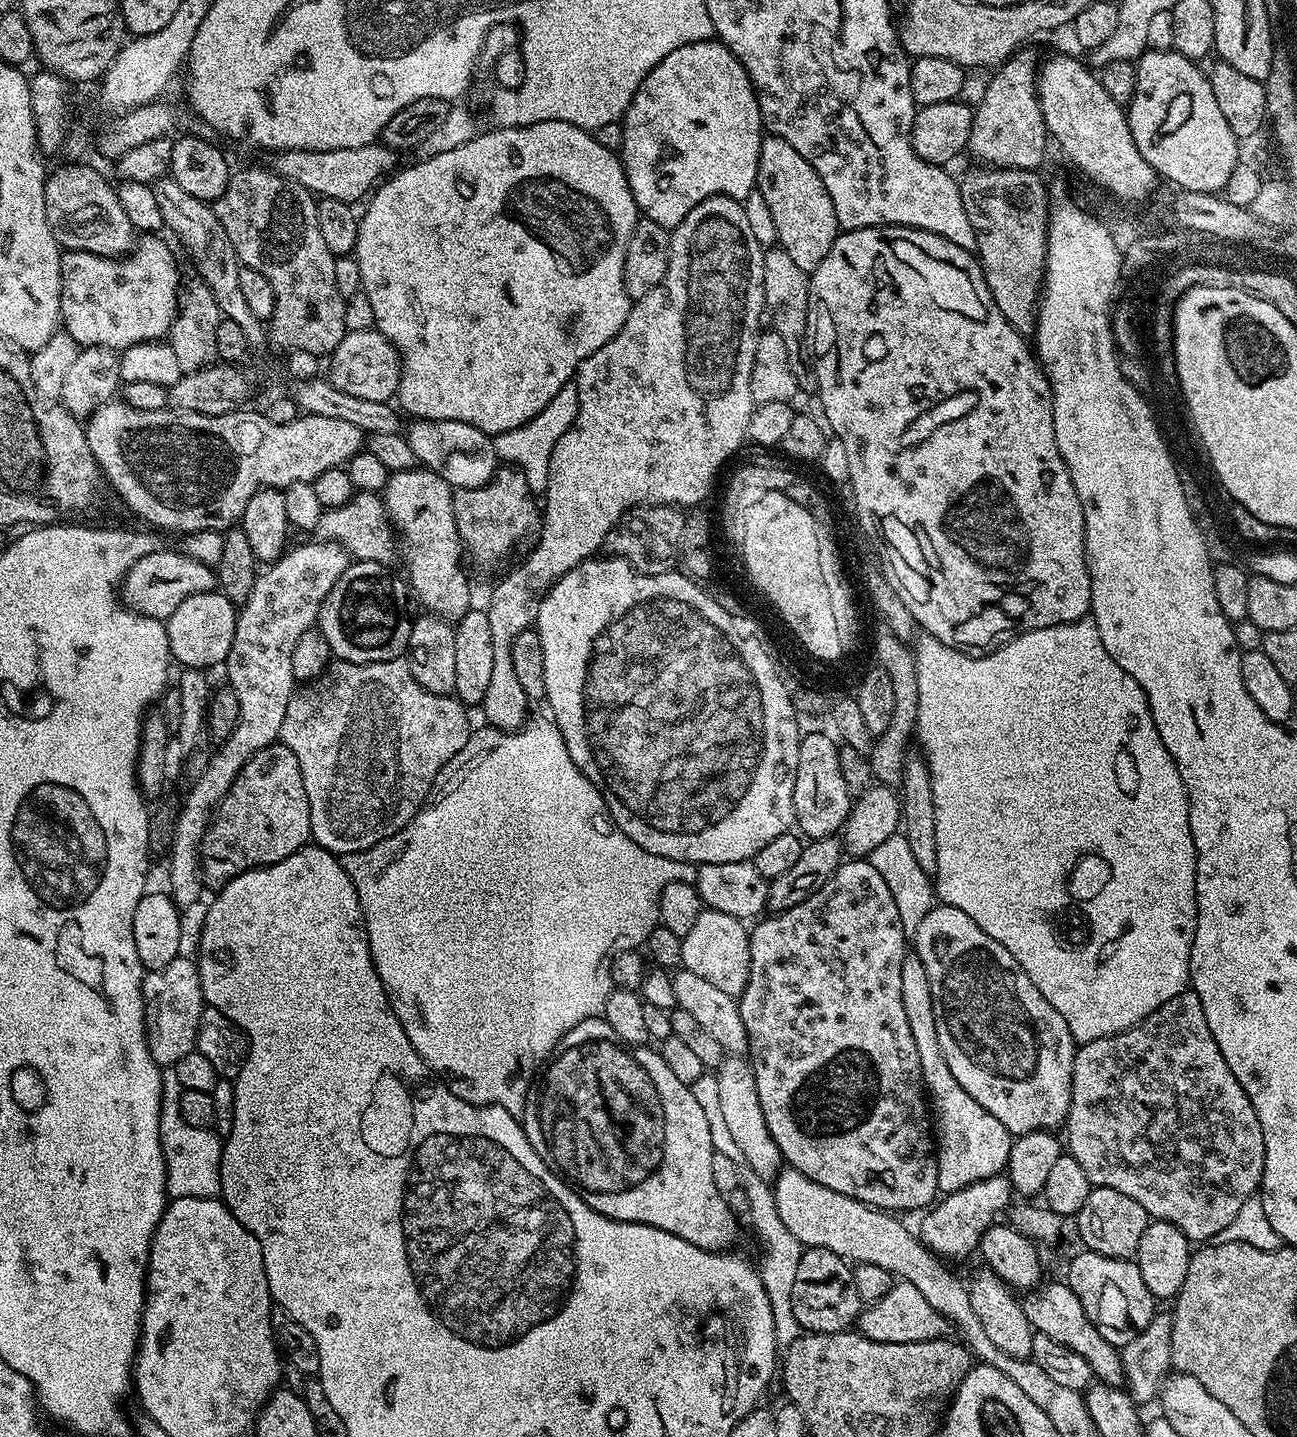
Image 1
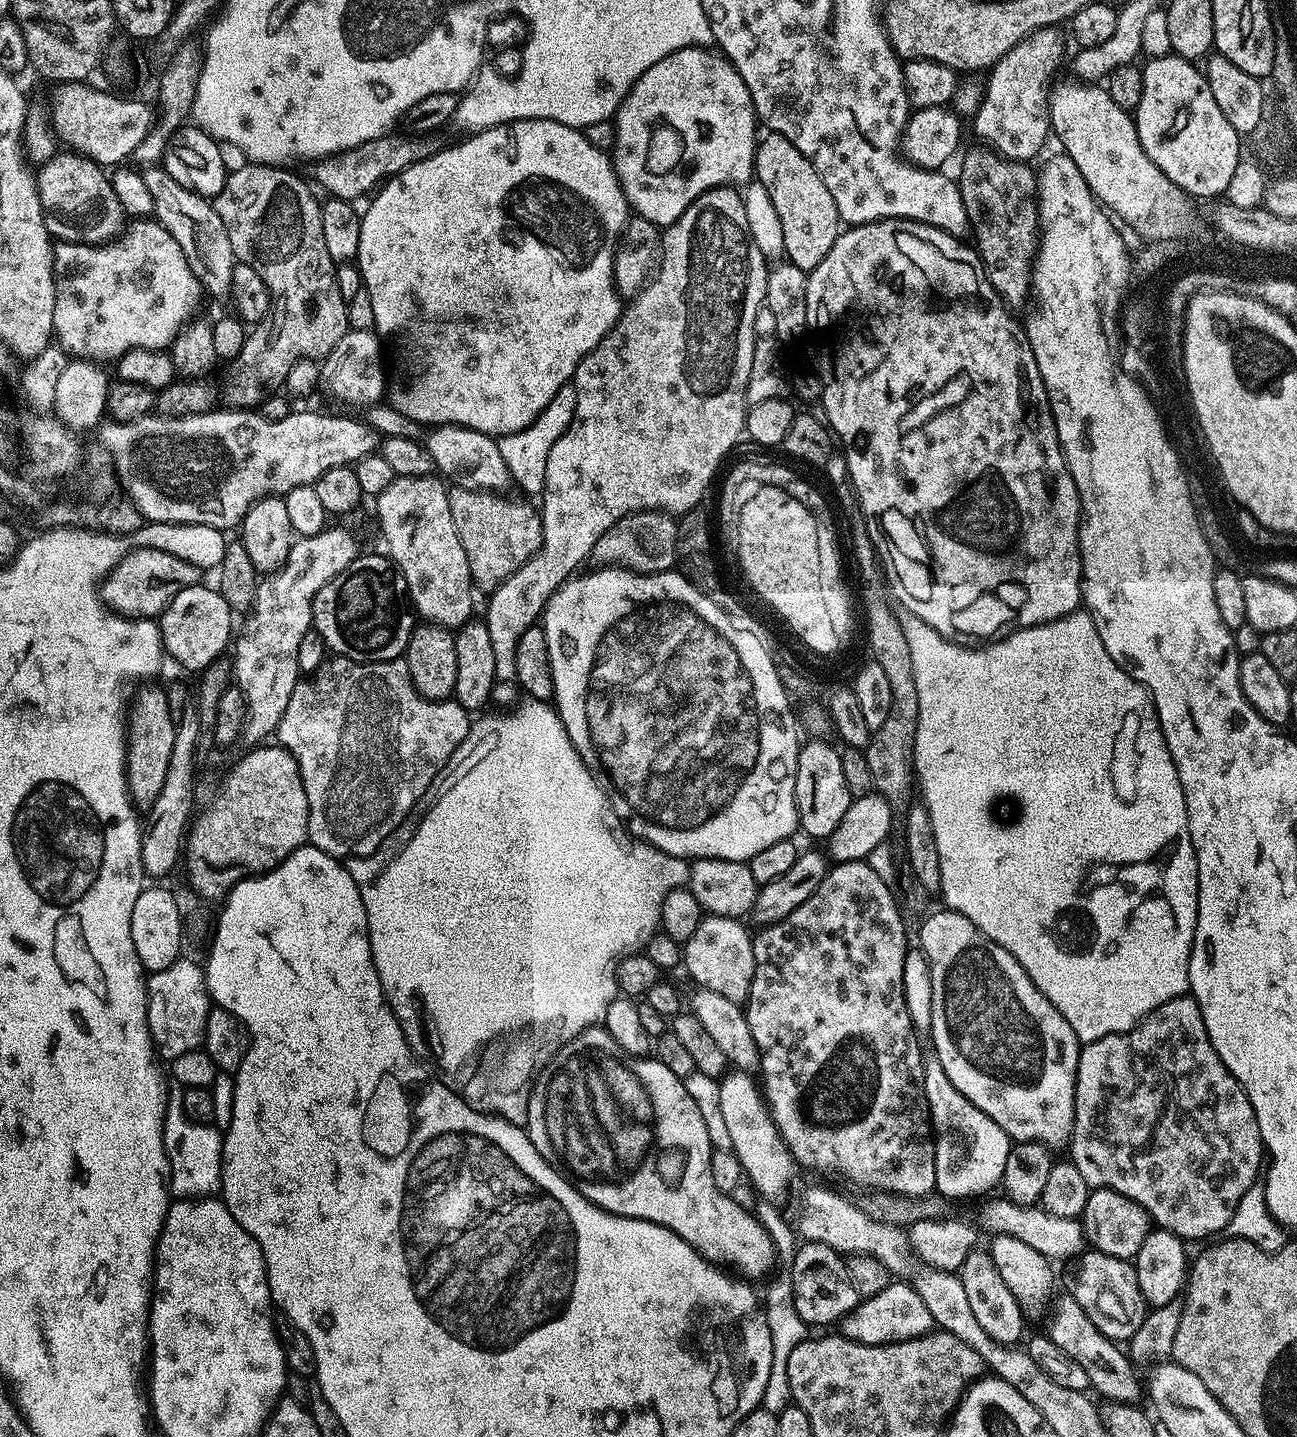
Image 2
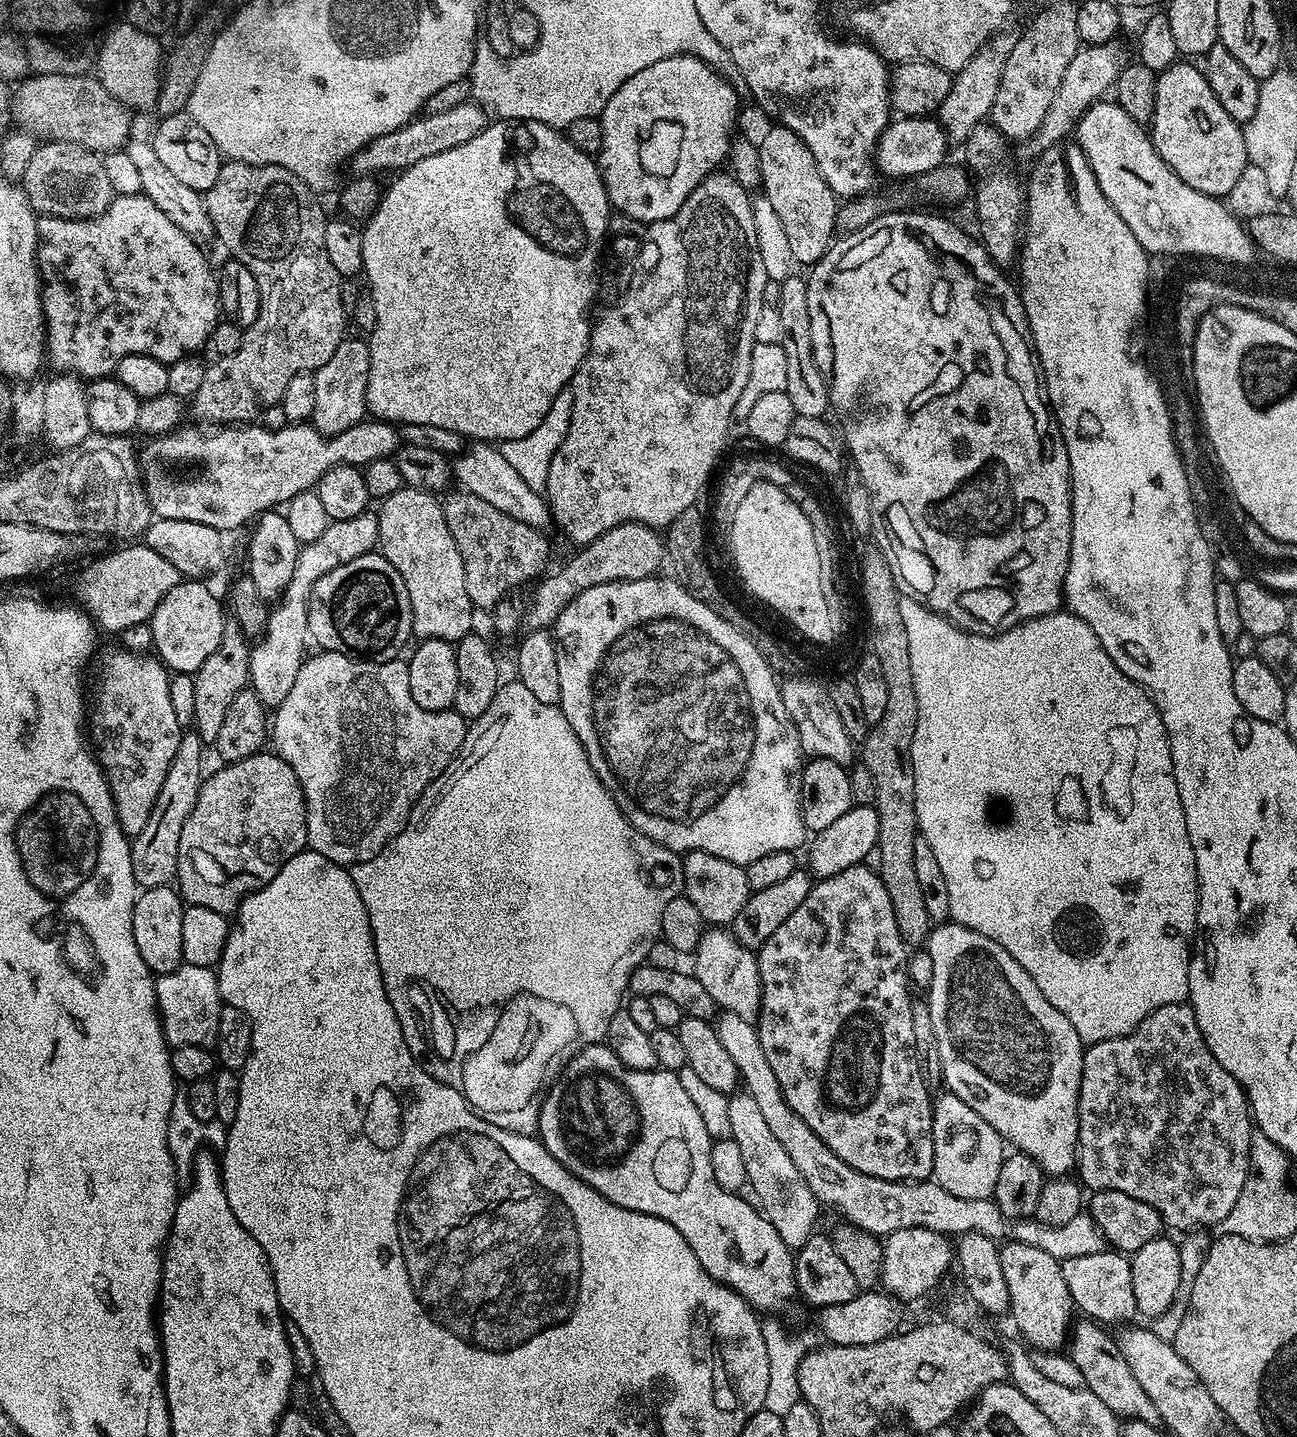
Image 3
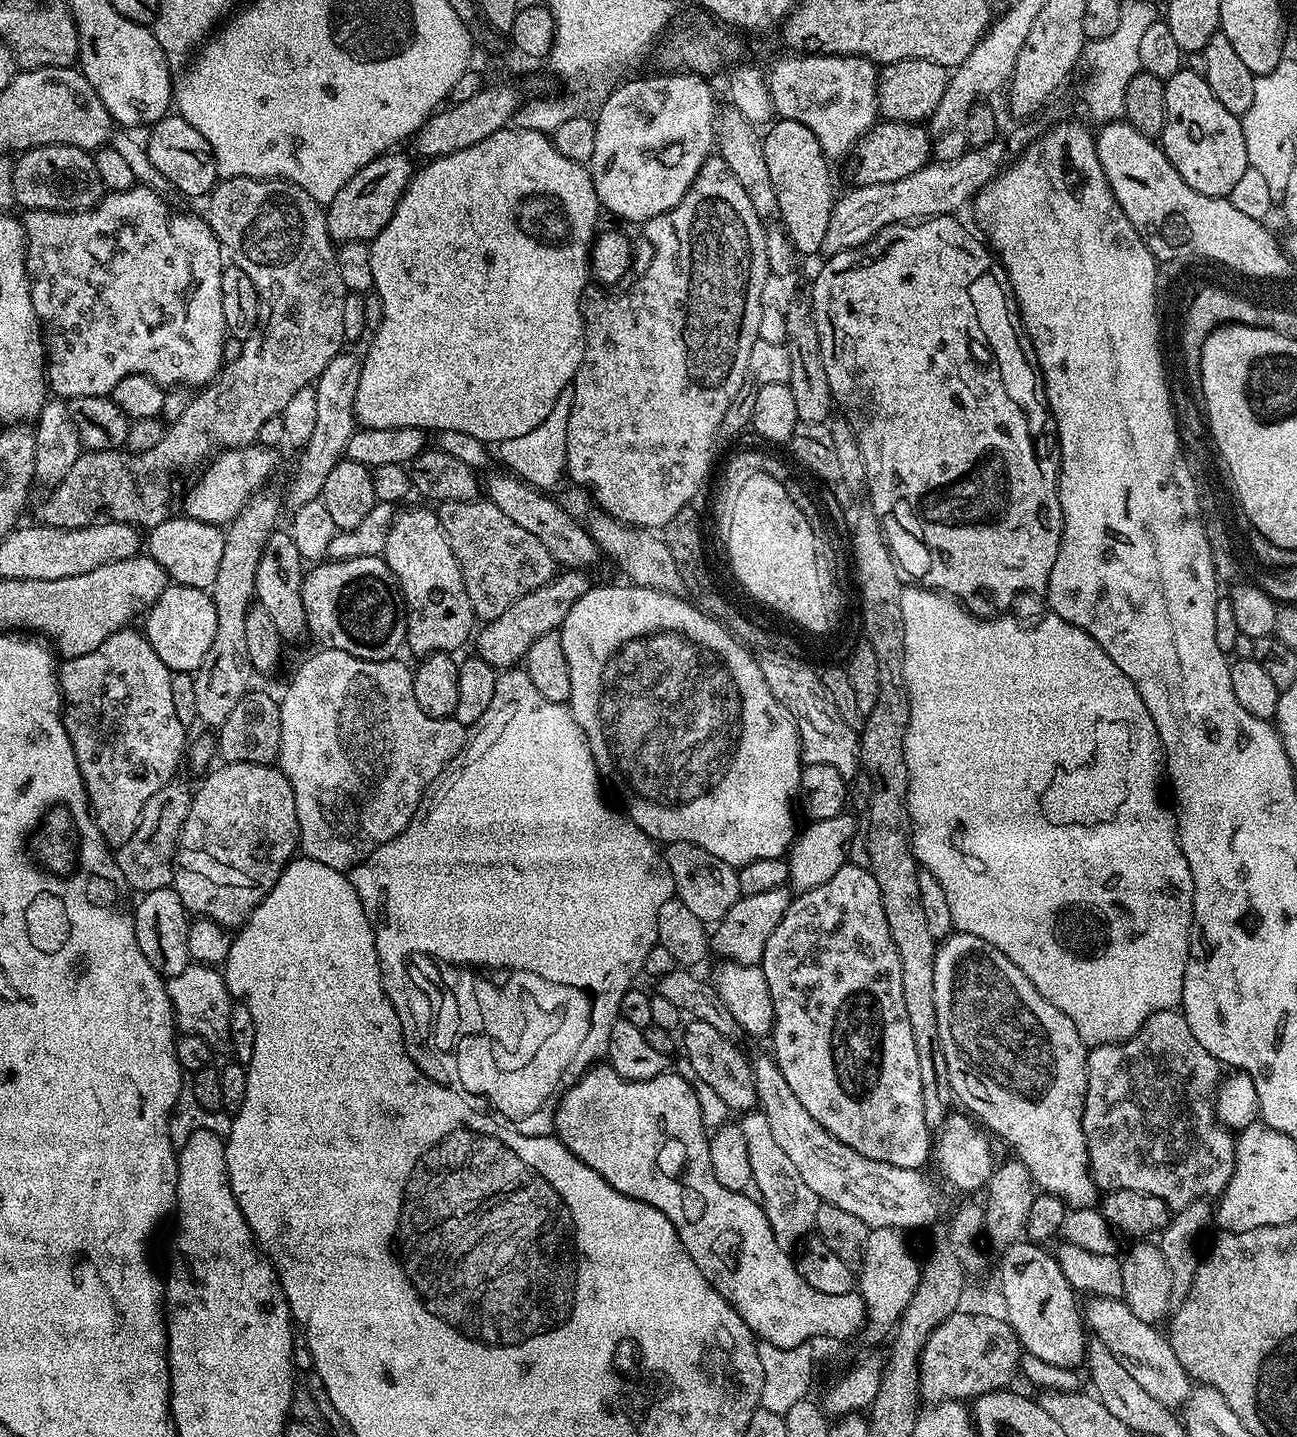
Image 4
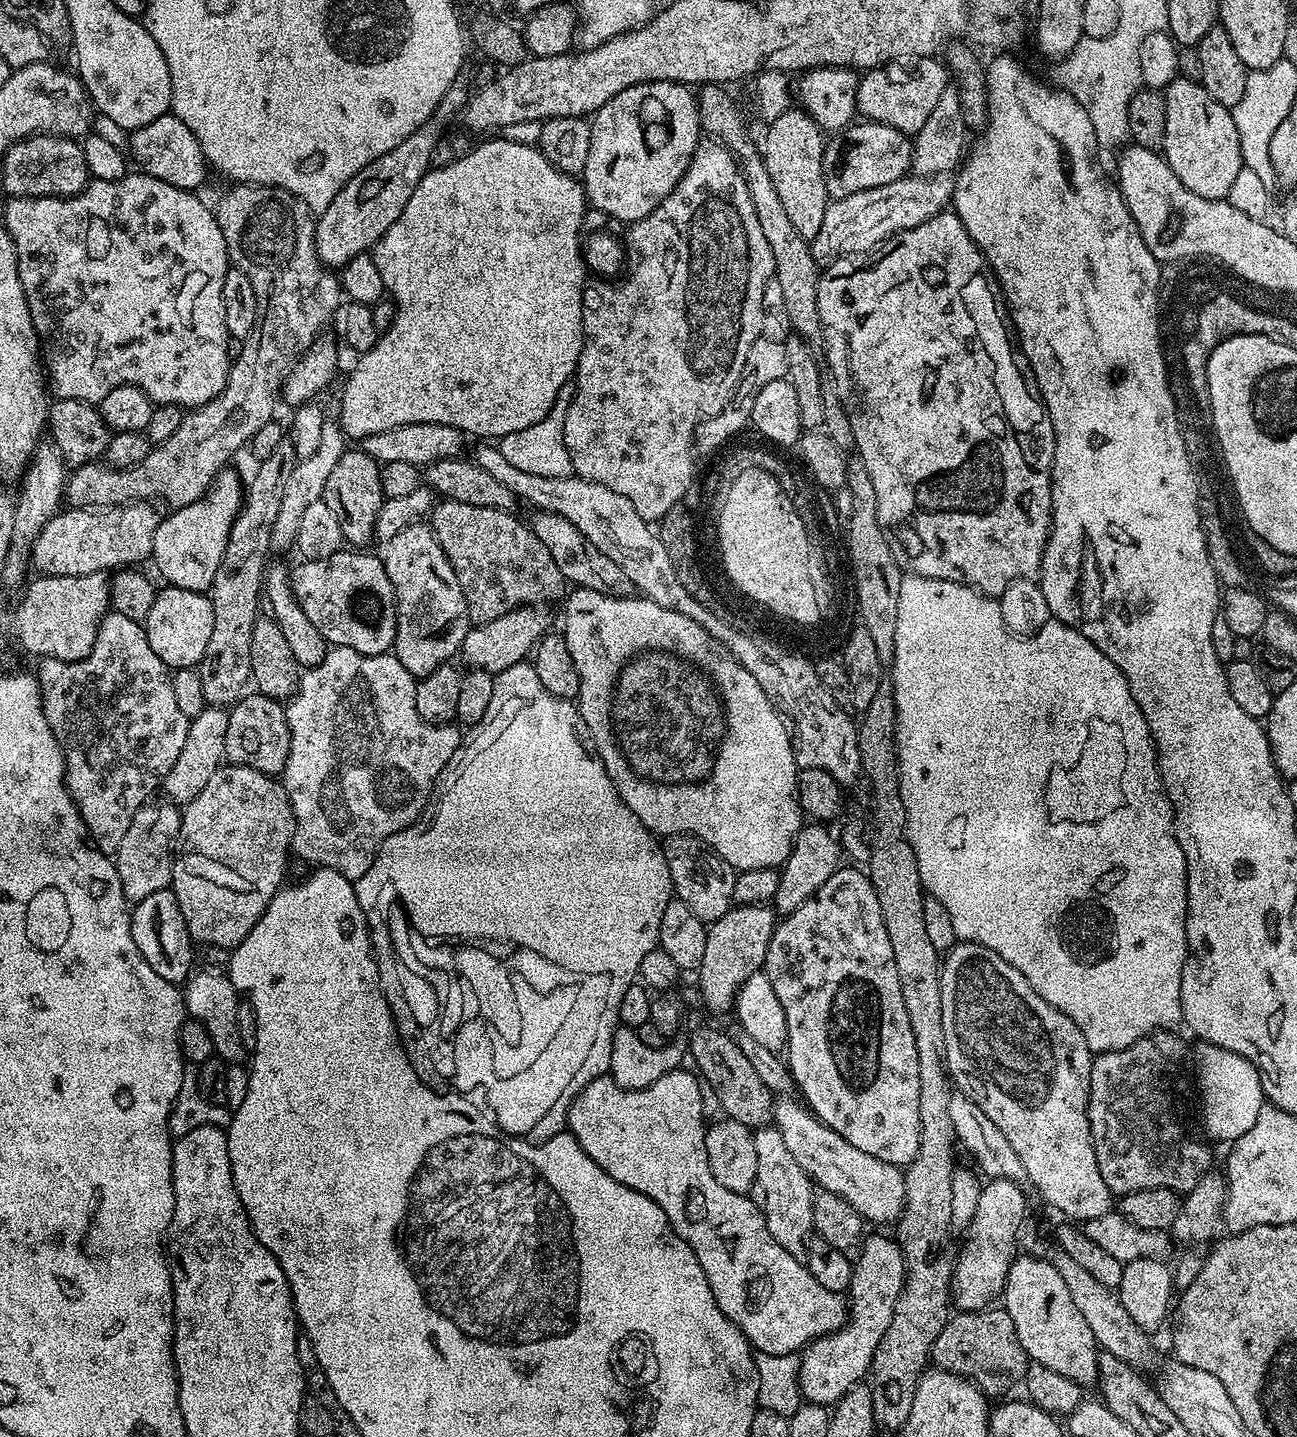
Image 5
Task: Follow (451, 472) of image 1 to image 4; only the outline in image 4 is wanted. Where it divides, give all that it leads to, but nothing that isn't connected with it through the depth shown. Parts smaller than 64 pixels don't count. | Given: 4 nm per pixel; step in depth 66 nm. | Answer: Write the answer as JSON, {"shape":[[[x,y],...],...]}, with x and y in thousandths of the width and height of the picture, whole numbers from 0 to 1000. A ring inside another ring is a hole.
{"shape":[[[377,328],[372,335],[372,340],[375,343],[375,347],[387,358],[390,358],[396,363],[399,363],[402,369],[406,369],[408,372],[412,372],[421,383],[428,388],[429,393],[435,397],[453,397],[460,389],[464,387],[462,381],[460,381],[456,374],[453,372],[453,368],[449,364],[447,365],[443,358],[434,353],[431,347],[425,348],[423,345],[419,345],[413,340],[409,340],[409,336],[405,335],[402,332],[391,328]]]}

